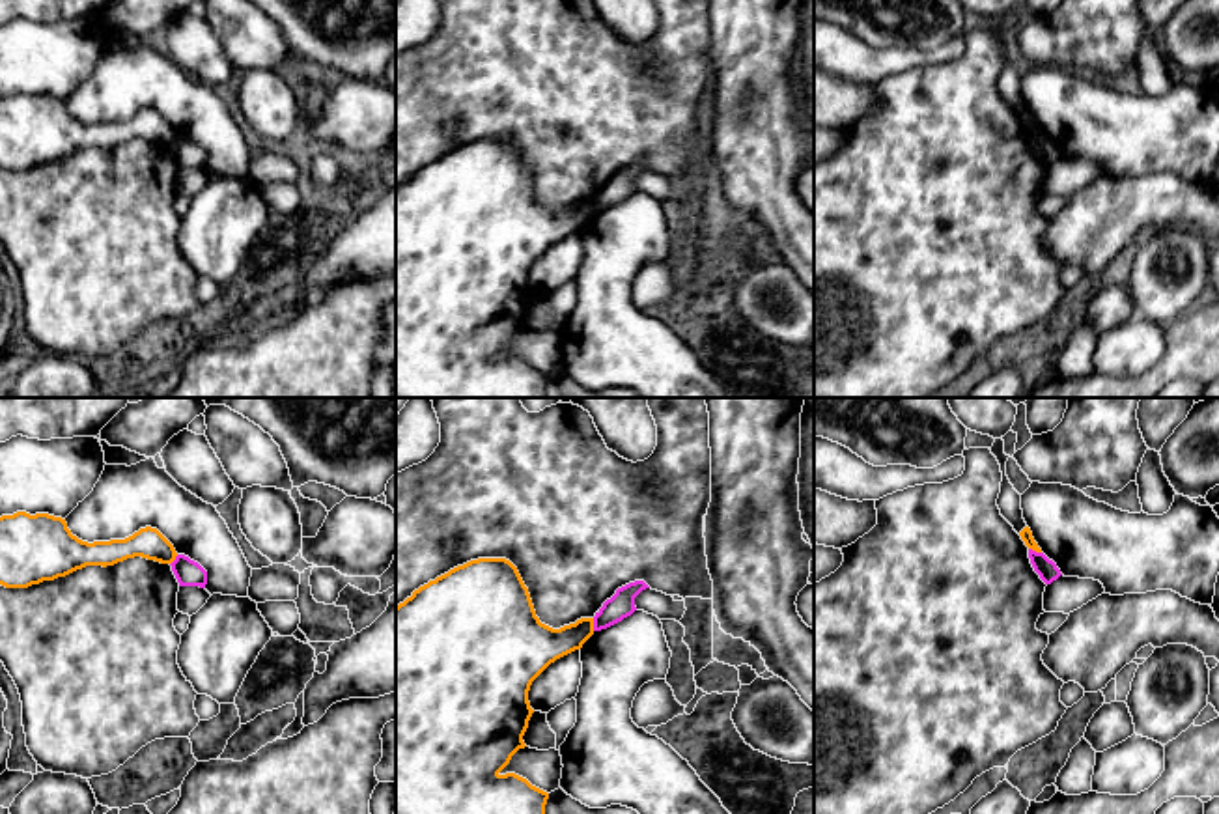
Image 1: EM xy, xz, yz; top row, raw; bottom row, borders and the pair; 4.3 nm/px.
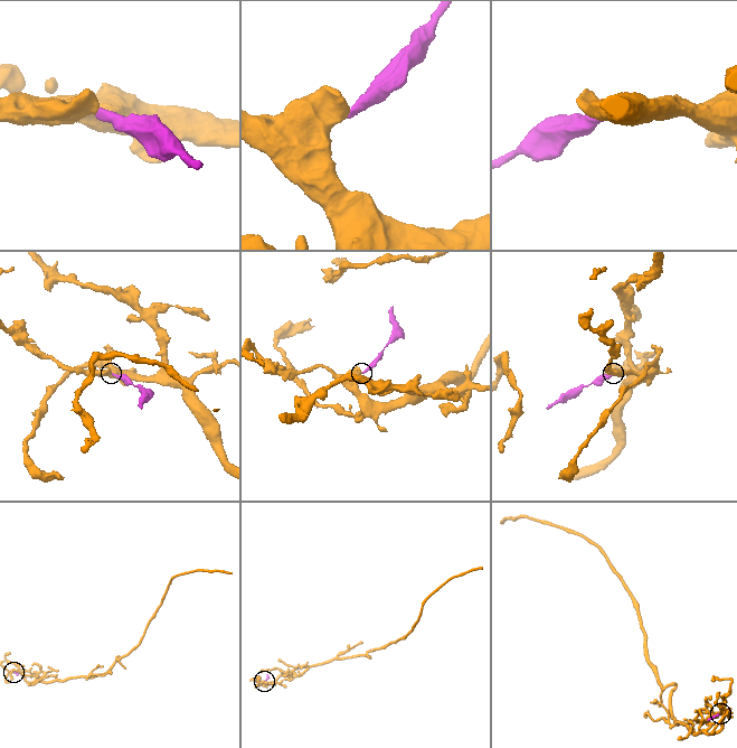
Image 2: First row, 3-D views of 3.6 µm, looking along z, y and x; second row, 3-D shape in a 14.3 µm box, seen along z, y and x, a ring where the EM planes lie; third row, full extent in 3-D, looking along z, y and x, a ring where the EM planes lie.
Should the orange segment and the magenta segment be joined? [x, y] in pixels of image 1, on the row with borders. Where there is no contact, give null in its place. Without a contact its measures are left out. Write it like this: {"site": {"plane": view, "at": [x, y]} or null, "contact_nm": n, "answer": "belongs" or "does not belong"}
{"site": {"plane": "xz", "at": [592, 624]}, "contact_nm": 60, "answer": "does not belong"}

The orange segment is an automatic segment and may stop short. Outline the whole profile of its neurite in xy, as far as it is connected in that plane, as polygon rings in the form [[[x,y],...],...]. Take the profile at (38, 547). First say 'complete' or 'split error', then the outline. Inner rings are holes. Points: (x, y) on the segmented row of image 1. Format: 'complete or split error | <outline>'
complete | [[[26,512],[0,517],[0,584],[6,588],[28,588],[86,566],[106,568],[134,556],[172,564],[177,553],[151,526],[125,540],[88,543],[73,536],[62,517]]]

